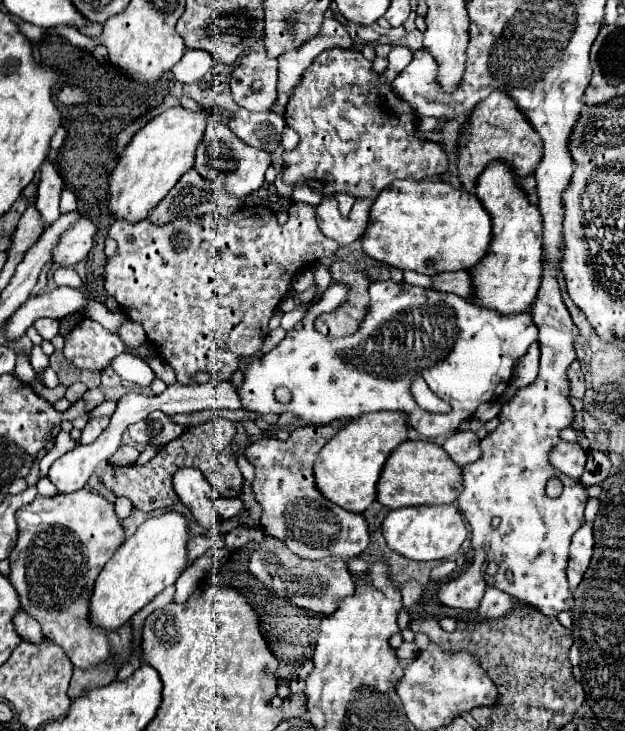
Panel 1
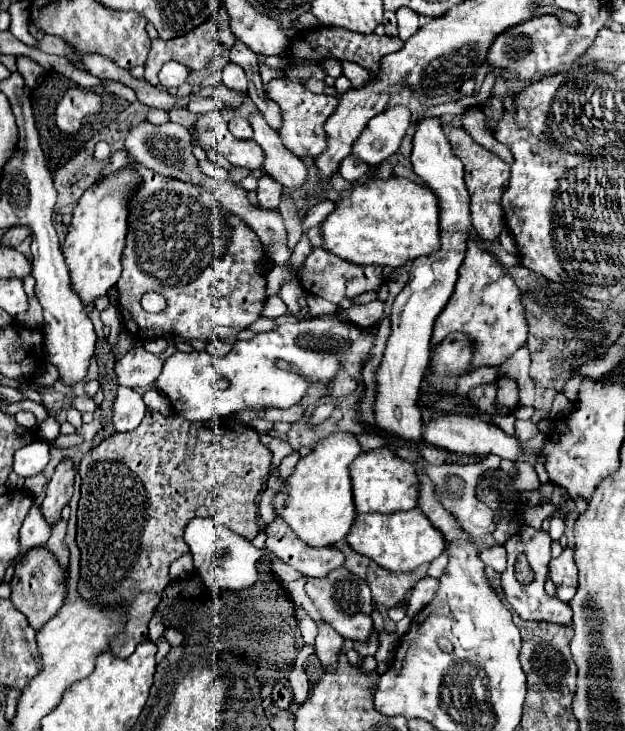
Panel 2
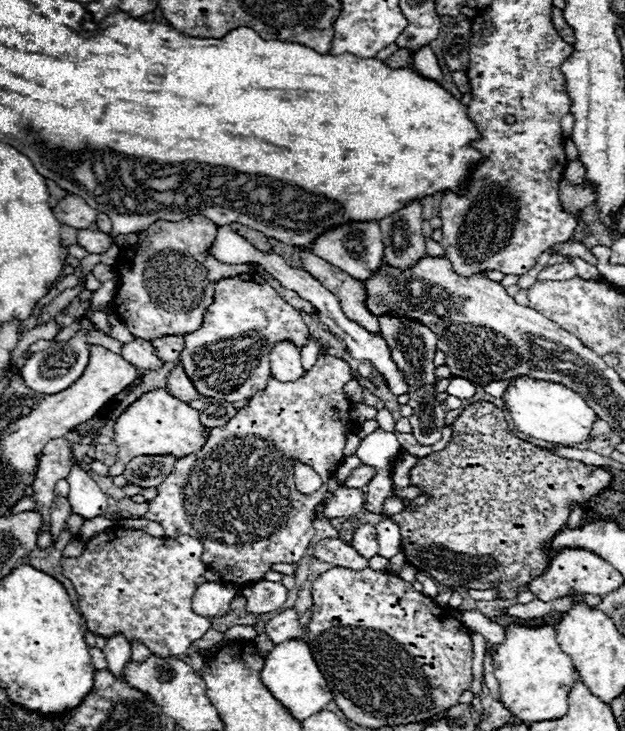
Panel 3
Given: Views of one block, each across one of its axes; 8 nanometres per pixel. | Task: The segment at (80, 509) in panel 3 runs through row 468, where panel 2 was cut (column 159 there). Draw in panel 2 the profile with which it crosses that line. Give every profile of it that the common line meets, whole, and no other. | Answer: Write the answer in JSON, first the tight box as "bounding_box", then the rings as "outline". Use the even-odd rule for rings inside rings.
{"bounding_box":[158,62,188,88],"outline":[[[168,62],[162,66],[162,70],[158,72],[158,80],[162,88],[178,88],[180,84],[186,82],[188,76],[188,68],[180,62]]]}

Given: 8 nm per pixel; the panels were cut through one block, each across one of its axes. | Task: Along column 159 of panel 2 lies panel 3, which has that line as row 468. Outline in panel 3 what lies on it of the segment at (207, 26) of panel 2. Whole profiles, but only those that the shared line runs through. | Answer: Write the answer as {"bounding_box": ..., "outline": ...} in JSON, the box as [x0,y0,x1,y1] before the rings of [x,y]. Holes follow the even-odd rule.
{"bounding_box":[34,438,74,534],"outline":[[[64,438],[52,440],[44,446],[38,472],[36,472],[36,480],[34,480],[34,500],[36,500],[34,510],[40,512],[44,520],[40,534],[50,530],[50,506],[54,502],[54,486],[58,480],[68,476],[72,466],[74,466],[74,456]]]}

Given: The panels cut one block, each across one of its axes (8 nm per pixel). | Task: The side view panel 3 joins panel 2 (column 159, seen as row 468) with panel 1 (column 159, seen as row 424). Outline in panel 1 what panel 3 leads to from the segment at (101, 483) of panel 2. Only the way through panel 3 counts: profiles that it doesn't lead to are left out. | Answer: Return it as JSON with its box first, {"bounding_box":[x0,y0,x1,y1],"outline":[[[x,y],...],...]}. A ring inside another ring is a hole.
{"bounding_box":[100,418,244,512],"outline":[[[214,418],[200,426],[190,426],[178,440],[166,444],[152,460],[146,464],[132,466],[114,466],[110,464],[106,472],[100,474],[100,482],[112,490],[116,496],[128,498],[132,506],[140,512],[152,512],[158,508],[168,508],[178,502],[178,496],[172,488],[172,476],[178,468],[188,466],[200,470],[206,480],[214,486],[214,490],[224,498],[236,498],[242,494],[244,476],[236,464],[236,456],[232,452],[232,440],[236,434],[236,424],[226,418]]]}

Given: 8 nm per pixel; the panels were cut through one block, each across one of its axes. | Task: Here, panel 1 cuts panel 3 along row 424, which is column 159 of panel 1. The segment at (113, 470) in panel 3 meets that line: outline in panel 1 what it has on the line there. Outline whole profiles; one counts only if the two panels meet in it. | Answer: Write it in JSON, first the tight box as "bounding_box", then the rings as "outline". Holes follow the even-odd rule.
{"bounding_box":[108,106,206,224],"outline":[[[174,106],[152,118],[132,136],[116,168],[110,172],[108,210],[116,220],[126,220],[130,224],[144,220],[172,190],[176,180],[194,166],[196,146],[206,132],[204,118],[204,112],[190,112],[182,106]]]}

